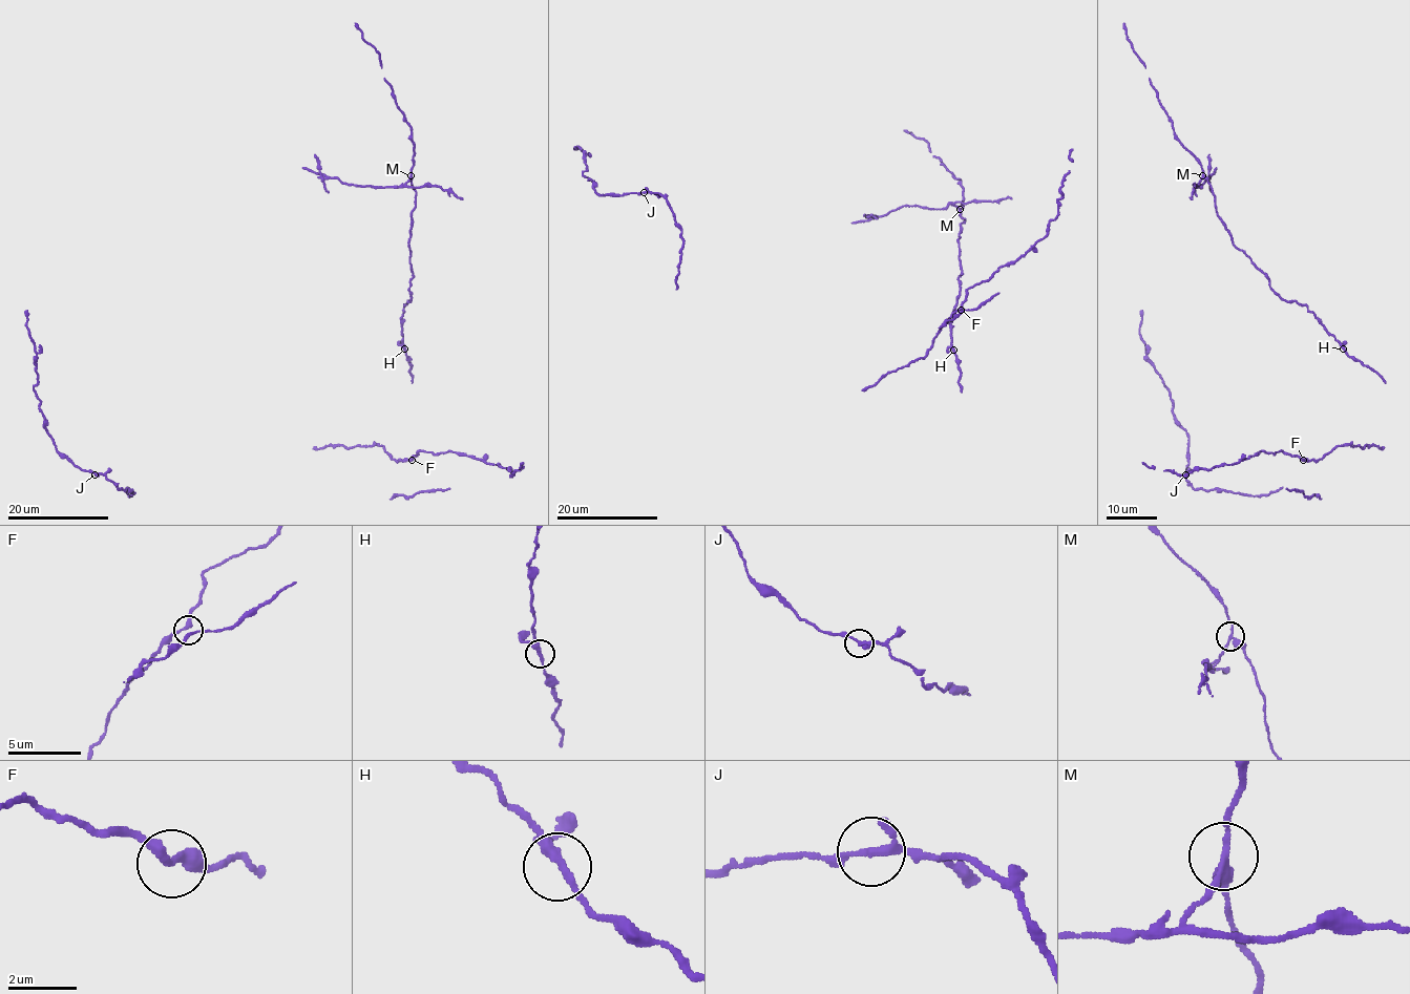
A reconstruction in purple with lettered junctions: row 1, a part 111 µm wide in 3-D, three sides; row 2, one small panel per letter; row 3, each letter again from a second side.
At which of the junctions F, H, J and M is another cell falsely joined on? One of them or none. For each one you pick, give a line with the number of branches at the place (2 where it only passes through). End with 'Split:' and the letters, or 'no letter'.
M: Branches: 3
Split: M

